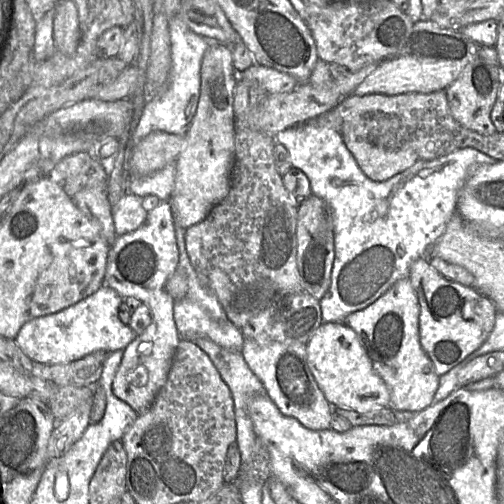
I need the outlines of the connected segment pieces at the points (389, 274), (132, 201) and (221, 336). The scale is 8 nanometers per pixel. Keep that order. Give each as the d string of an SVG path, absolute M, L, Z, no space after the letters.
M304 123L278 132L275 140L287 149L292 167L307 176L312 194L325 200L333 213L335 258L331 285L319 301L323 323L344 323L348 315L368 307L395 282L409 277L413 262L419 258L429 258L432 246L442 236L450 218L456 213L457 198L472 169L497 161L474 148L463 148L422 163L418 160L396 176L383 182L375 182L360 169L345 146L342 135L331 128Z
M129 193L112 207L112 216L117 236L138 229L146 220L147 211L142 206L142 198Z
M184 298L174 301L174 320L181 338L196 340L205 337L216 344L242 352L242 330L229 319L215 320L195 301Z

